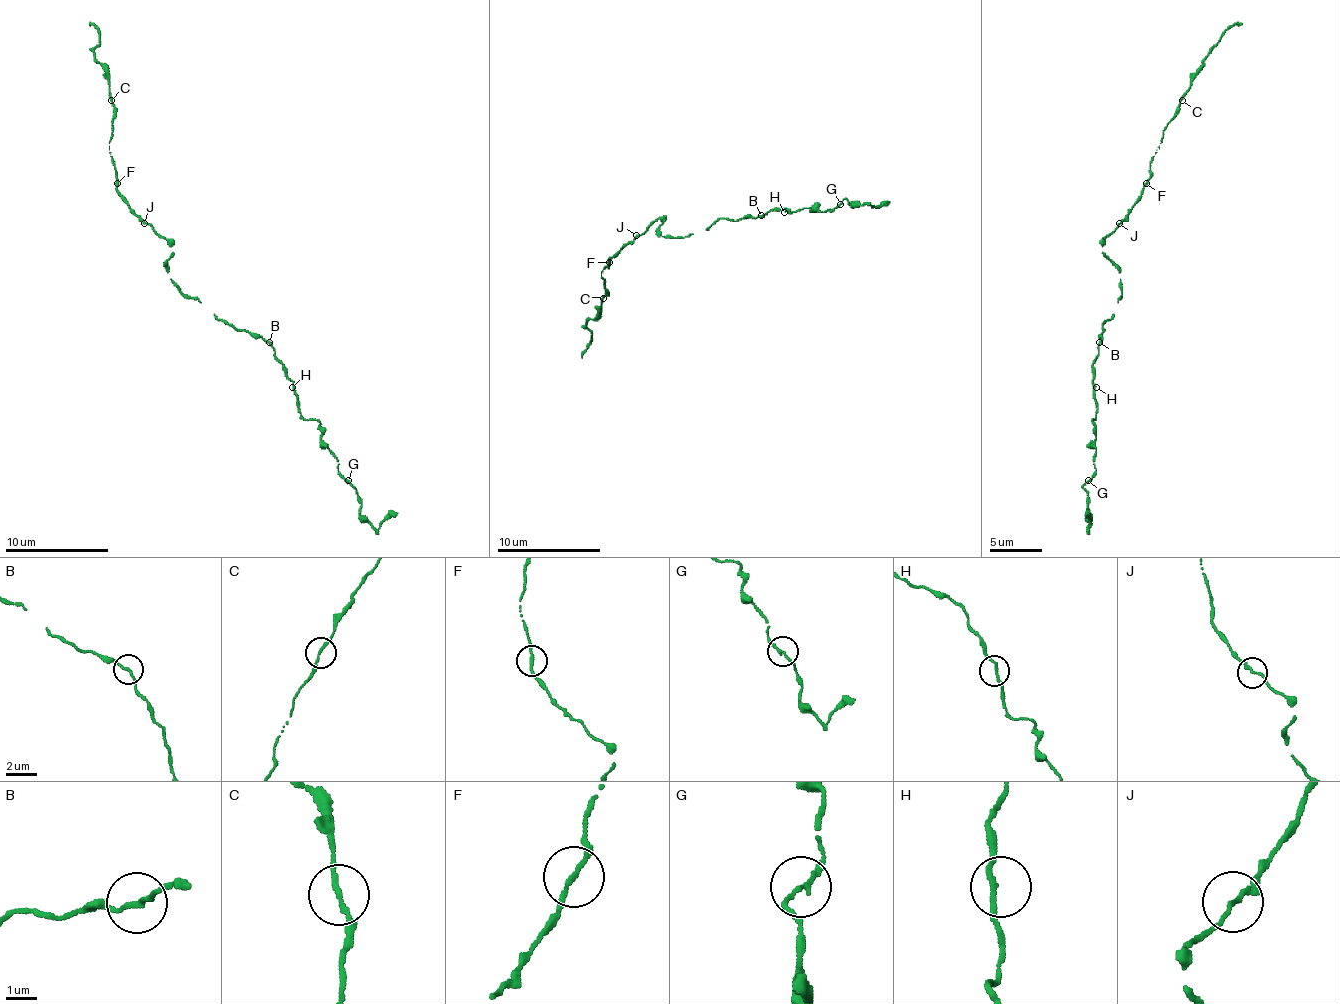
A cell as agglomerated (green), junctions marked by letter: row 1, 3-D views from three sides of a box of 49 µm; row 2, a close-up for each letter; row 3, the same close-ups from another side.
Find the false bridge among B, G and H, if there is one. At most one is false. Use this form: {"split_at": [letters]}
{"split_at": []}

